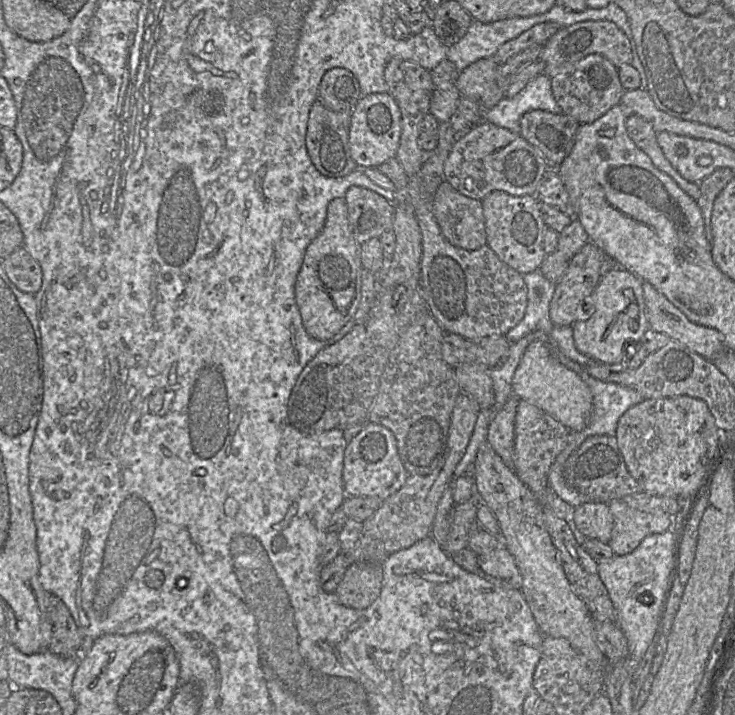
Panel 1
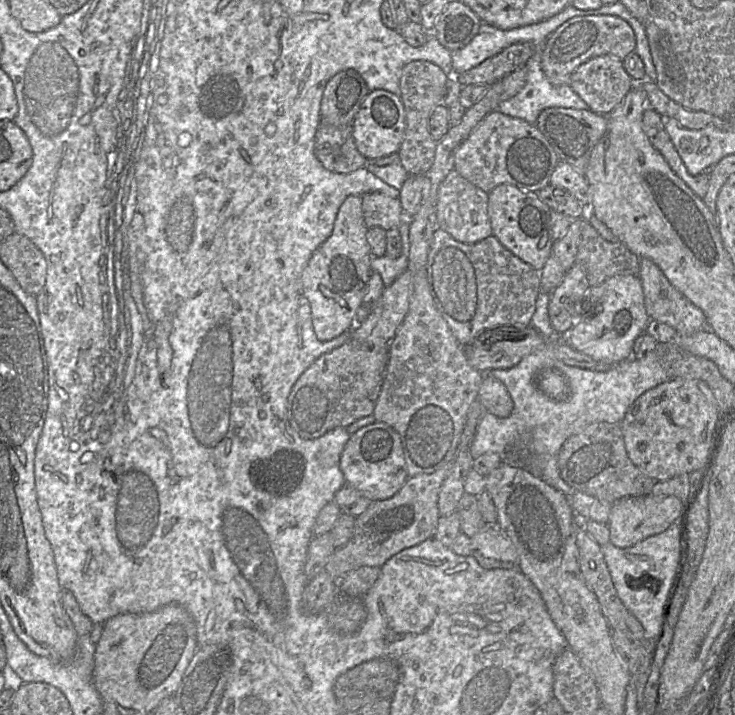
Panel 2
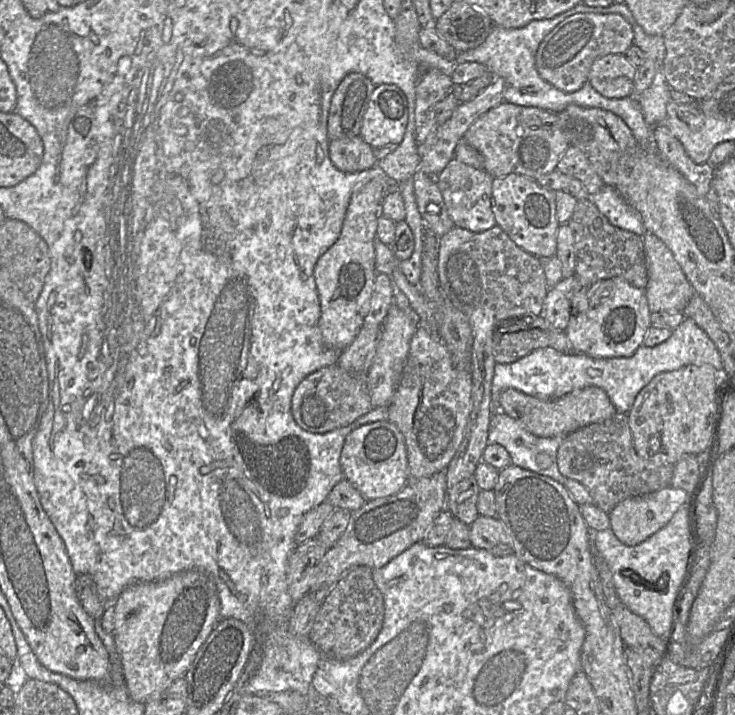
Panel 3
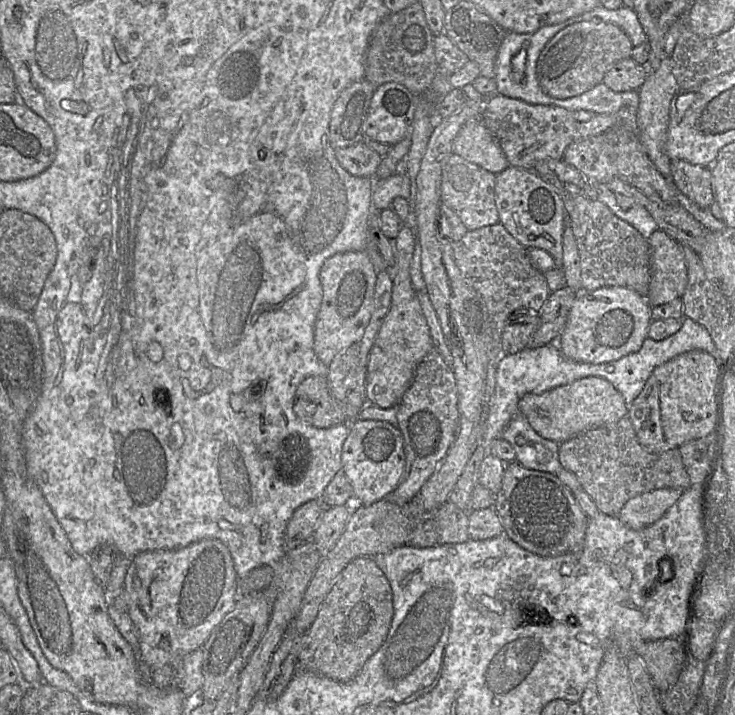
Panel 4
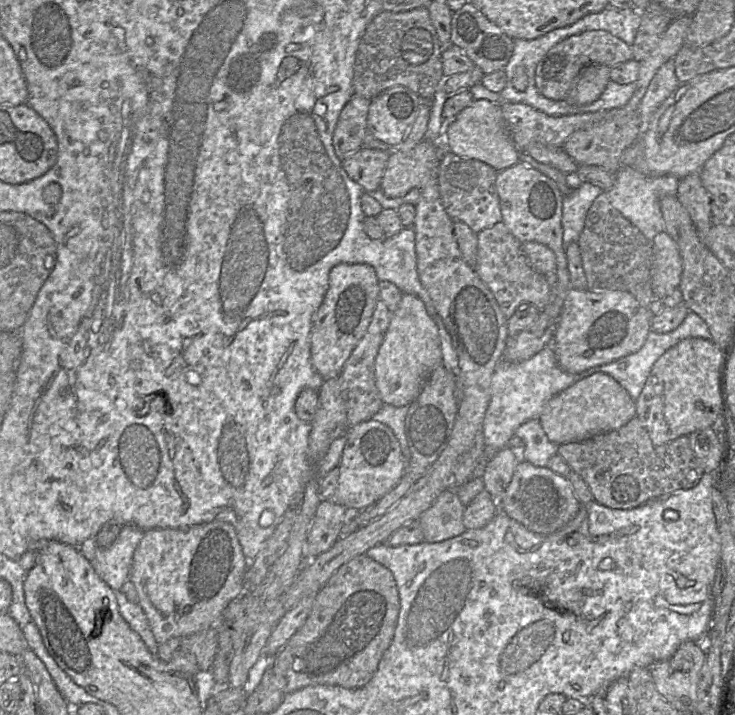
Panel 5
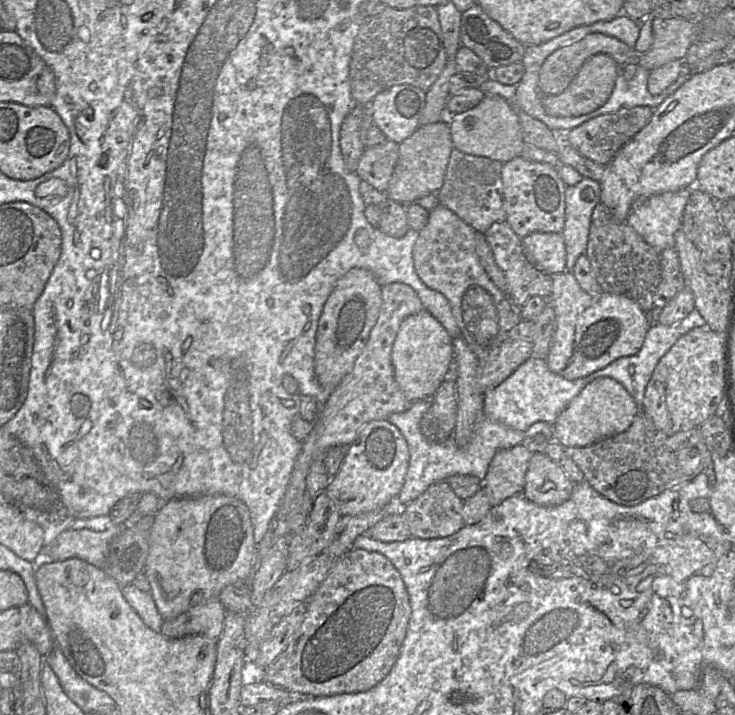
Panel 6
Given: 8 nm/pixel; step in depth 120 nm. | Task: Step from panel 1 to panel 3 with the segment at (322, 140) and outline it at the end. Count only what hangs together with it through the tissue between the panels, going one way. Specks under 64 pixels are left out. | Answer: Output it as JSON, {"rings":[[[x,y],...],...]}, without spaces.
{"rings":[[[360,136],[329,141],[329,158],[342,172],[361,172],[377,165],[373,148]]]}

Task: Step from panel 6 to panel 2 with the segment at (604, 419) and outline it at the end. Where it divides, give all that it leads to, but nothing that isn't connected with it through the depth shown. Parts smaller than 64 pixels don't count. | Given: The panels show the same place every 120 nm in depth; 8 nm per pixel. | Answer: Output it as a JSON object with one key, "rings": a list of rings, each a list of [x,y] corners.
{"rings":[[[489,375],[483,377],[477,401],[486,412],[499,418],[508,417],[514,407],[512,398],[503,383]]]}

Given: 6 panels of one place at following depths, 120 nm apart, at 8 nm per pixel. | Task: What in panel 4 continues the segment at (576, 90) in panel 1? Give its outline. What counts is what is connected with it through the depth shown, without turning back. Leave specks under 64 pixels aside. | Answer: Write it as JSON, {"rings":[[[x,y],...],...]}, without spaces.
{"rings":[[[631,58],[616,62],[606,72],[602,83],[614,92],[637,91],[649,75],[645,66]]]}

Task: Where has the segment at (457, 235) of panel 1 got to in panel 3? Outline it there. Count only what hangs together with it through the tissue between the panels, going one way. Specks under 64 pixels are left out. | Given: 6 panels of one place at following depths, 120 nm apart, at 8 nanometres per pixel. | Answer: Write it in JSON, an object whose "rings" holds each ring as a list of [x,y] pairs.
{"rings":[[[453,157],[435,181],[456,227],[480,233],[496,225],[492,211],[493,177],[484,169],[476,169]]]}

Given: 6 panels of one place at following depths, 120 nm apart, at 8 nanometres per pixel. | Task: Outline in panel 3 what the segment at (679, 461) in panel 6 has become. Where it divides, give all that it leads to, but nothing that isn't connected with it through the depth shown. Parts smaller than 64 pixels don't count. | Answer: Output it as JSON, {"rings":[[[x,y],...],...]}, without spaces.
{"rings":[[[616,413],[611,418],[581,427],[564,436],[557,451],[560,473],[581,483],[593,498],[593,503],[606,513],[628,497],[646,495],[670,486],[675,464],[655,465],[635,451],[627,414]]]}

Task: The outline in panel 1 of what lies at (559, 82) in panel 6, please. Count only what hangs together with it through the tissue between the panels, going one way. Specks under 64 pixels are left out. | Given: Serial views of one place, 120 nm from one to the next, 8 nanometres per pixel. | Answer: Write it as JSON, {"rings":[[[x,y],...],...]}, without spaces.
{"rings":[[[589,20],[560,27],[543,45],[539,61],[543,64],[543,73],[552,78],[563,65],[579,61],[590,54],[604,56],[617,69],[623,64],[631,64],[632,60],[630,41],[613,22]]]}

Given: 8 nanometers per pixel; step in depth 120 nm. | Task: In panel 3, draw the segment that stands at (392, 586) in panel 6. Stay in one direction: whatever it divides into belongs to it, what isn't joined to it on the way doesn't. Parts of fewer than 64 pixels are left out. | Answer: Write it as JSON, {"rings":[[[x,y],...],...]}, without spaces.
{"rings":[[[367,566],[351,568],[322,602],[309,638],[326,657],[346,660],[364,651],[379,634],[384,621],[384,599]]]}

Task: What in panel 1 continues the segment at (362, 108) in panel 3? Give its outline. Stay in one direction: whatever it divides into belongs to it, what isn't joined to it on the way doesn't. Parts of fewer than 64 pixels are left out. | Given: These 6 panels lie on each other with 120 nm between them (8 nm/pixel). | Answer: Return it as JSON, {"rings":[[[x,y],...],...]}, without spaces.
{"rings":[[[339,67],[325,72],[318,89],[318,100],[334,112],[352,112],[362,96],[356,77]]]}

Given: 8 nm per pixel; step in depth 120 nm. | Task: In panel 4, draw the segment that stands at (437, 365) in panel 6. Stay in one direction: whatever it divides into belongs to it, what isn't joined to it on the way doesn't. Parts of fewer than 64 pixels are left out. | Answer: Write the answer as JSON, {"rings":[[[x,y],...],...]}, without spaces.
{"rings":[[[402,224],[395,238],[394,264],[388,270],[393,280],[391,305],[367,364],[366,400],[368,404],[382,409],[397,407],[413,380],[417,365],[434,349],[427,321],[410,279],[409,265],[413,251],[413,231],[410,226]]]}

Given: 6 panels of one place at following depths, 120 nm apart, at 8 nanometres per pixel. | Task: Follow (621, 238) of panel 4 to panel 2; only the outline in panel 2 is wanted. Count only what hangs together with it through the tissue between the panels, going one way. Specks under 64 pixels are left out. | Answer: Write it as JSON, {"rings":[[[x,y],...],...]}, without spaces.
{"rings":[[[587,220],[580,222],[576,263],[582,267],[590,287],[616,275],[638,276],[640,268],[637,255],[621,242],[602,238]]]}

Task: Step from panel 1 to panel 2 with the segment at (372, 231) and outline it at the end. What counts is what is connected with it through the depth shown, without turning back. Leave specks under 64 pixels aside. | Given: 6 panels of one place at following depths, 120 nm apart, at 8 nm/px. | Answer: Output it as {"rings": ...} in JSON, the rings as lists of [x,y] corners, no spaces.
{"rings":[[[380,192],[362,195],[362,212],[368,229],[380,227],[387,230],[400,225],[403,209],[399,198],[392,198]]]}

